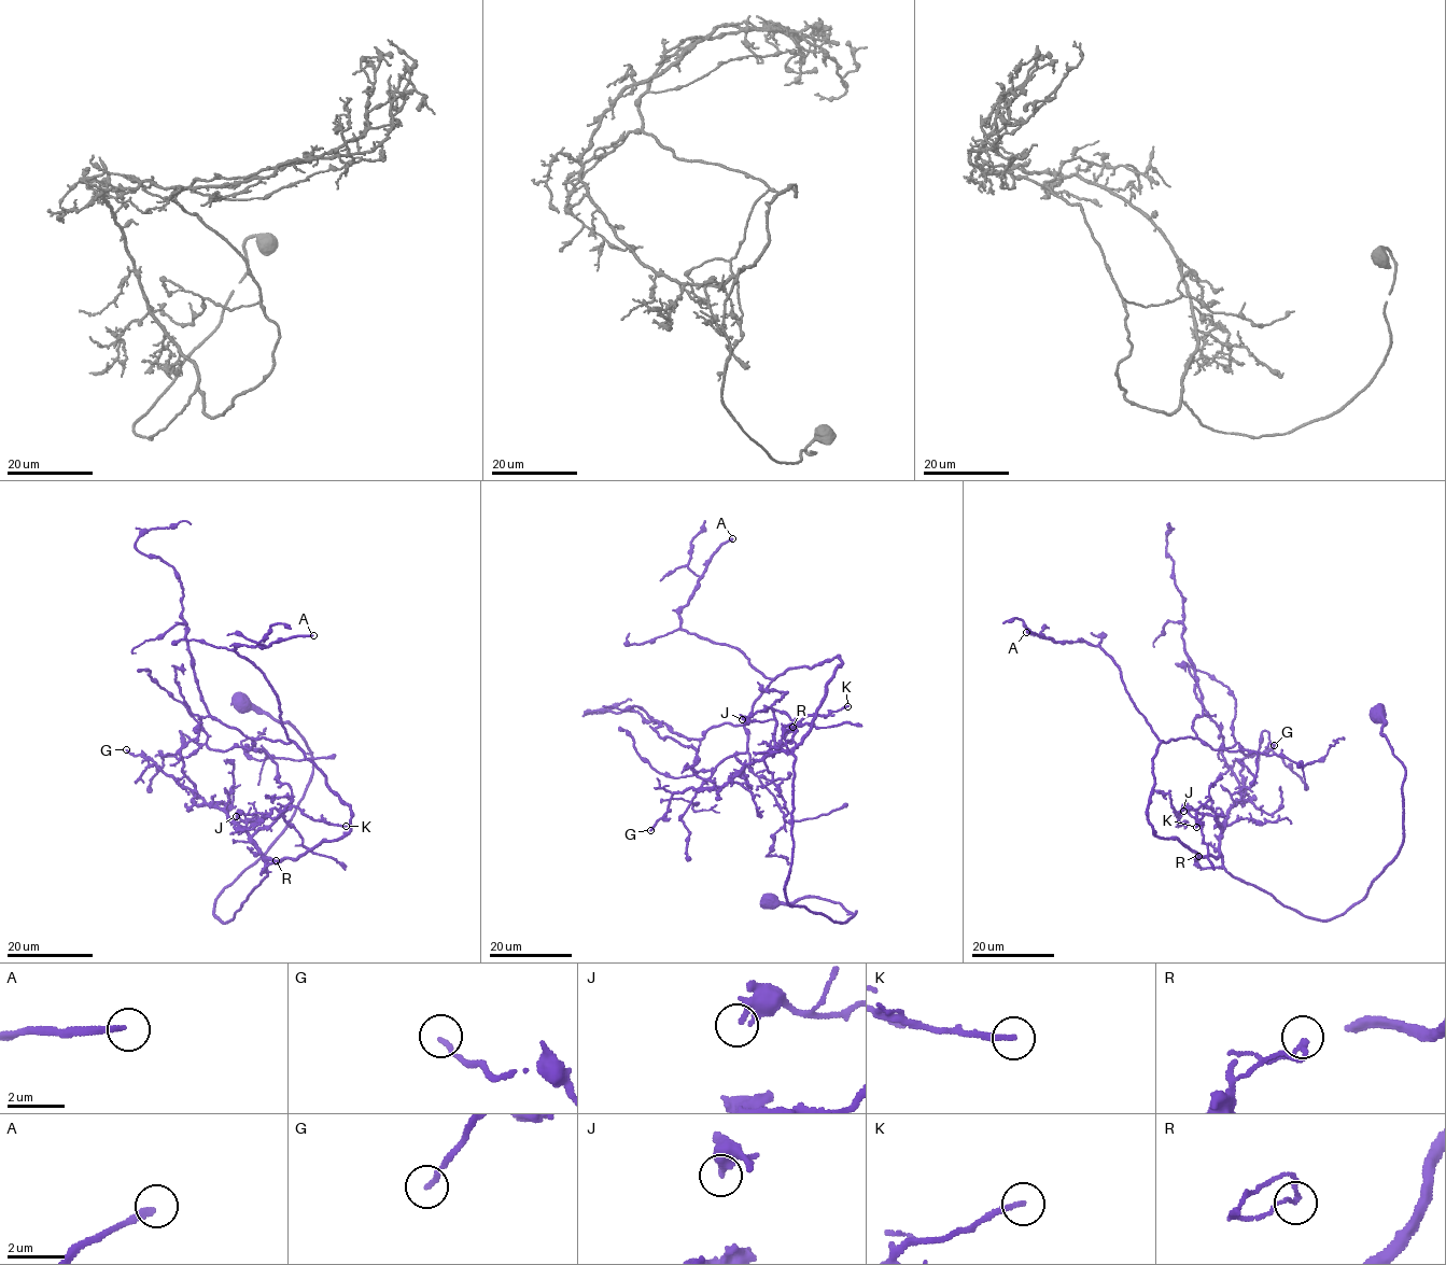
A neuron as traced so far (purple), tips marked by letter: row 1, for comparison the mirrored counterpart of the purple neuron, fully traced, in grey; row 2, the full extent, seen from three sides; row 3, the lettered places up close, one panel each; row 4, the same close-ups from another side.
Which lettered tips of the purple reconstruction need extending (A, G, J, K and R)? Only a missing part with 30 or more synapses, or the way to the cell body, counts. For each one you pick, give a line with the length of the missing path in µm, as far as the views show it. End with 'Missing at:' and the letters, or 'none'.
A: Missing length about 100 µm
K: Missing length about 25 µm
Missing at: A, K

